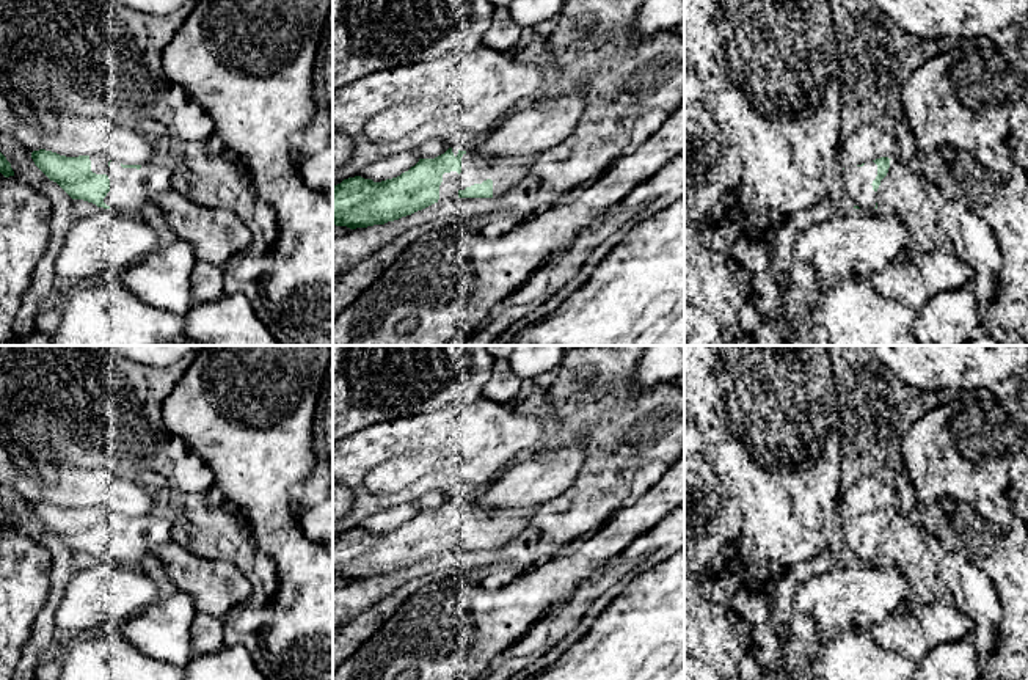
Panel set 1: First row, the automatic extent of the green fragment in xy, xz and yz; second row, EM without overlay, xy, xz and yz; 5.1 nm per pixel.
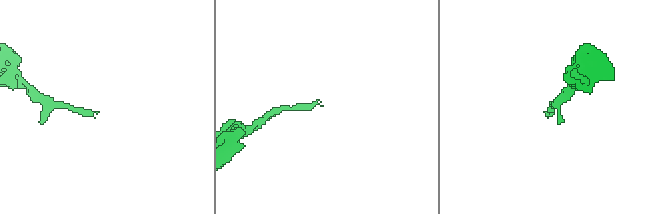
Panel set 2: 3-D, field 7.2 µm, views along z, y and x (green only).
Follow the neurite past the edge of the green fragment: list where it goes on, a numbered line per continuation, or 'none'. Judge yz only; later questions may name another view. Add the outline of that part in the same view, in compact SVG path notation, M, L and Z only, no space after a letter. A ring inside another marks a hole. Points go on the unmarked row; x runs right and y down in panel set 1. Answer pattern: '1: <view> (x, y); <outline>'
1: yz (856, 533); M868 514L863 518L849 518L841 523L840 536L844 540L849 559L858 558L865 562L876 559L876 543L873 532L877 528L877 517Z

